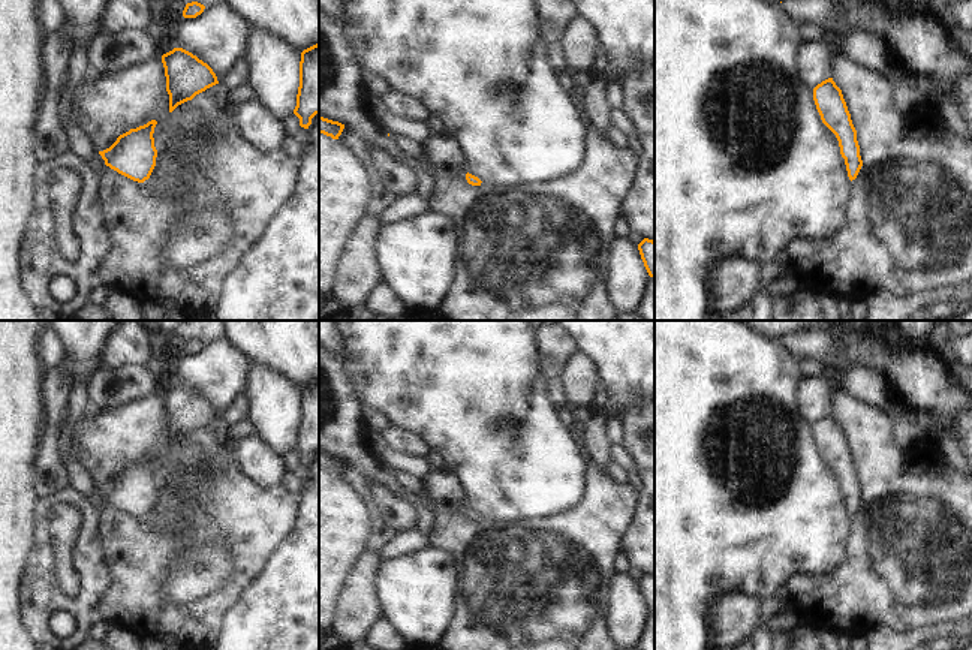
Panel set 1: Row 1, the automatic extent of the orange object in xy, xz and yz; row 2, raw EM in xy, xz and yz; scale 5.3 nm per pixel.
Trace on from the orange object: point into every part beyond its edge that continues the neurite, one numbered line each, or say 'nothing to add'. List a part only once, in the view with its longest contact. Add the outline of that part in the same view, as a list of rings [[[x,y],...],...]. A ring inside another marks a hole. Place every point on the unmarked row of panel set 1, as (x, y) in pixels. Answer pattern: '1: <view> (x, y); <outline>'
nothing to add

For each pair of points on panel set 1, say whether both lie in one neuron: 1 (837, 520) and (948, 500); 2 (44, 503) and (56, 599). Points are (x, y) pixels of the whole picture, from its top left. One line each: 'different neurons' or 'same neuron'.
1: different neurons
2: same neuron

